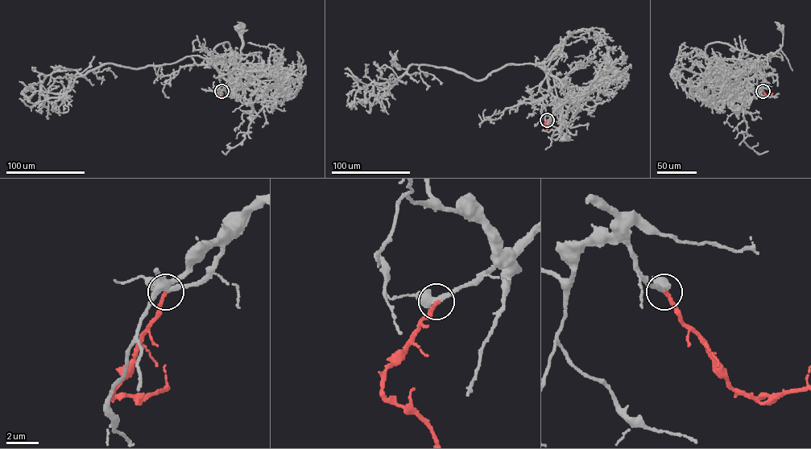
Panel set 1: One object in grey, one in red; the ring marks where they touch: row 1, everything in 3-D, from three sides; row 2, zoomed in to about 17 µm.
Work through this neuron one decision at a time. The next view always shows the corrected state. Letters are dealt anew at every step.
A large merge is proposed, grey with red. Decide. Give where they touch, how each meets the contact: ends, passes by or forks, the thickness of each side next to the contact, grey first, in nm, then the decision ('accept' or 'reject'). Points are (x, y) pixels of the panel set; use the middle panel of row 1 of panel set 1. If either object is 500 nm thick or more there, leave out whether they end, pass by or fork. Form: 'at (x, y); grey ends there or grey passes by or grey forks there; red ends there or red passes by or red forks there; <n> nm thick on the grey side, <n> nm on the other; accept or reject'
at (547, 120); grey passes by; red ends there; 420 nm thick on the grey side, 240 nm on the other; accept

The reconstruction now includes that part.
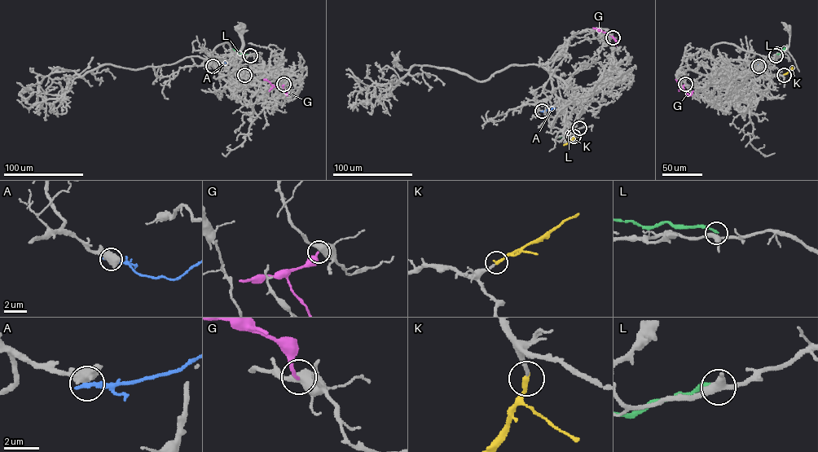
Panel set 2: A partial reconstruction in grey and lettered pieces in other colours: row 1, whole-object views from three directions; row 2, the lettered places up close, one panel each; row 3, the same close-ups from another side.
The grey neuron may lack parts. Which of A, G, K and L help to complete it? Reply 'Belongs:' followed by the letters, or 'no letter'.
Belongs: K

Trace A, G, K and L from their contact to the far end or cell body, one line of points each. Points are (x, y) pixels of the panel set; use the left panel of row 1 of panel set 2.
A: (212, 66), (217, 68), (223, 61), (226, 62)
G: (283, 85), (274, 86), (263, 79)
K: (244, 74), (234, 68)
L: (250, 55), (239, 54), (230, 48)

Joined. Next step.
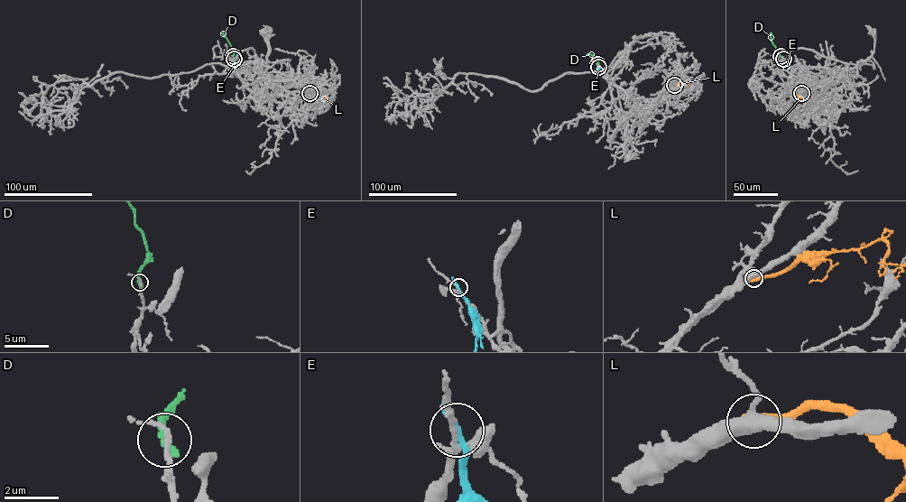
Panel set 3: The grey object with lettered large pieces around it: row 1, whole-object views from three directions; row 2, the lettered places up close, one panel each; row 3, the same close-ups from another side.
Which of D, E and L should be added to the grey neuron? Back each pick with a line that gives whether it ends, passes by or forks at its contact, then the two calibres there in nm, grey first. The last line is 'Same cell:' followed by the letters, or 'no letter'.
L: it ends; calibres 400 and 420 nm
Same cell: L

